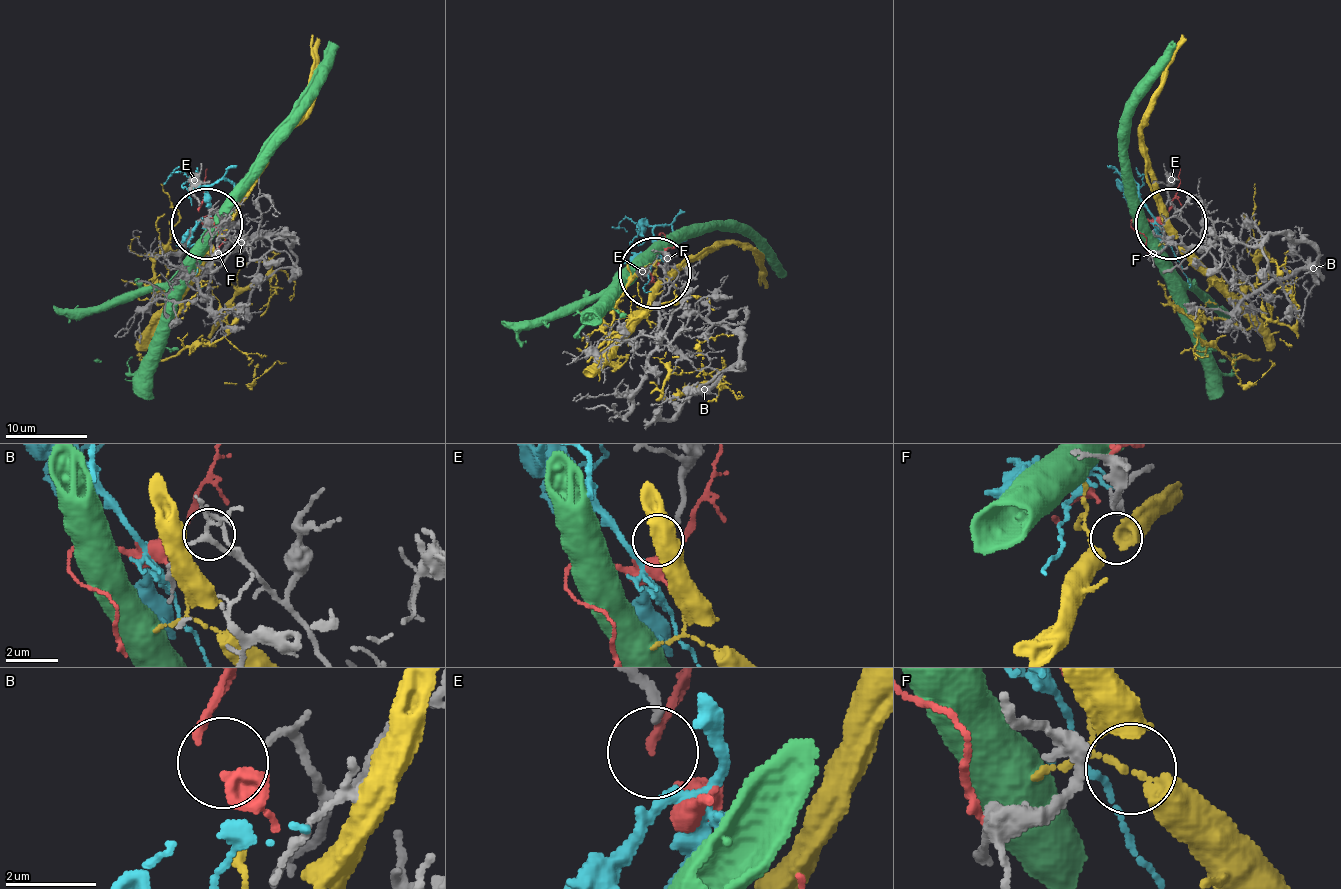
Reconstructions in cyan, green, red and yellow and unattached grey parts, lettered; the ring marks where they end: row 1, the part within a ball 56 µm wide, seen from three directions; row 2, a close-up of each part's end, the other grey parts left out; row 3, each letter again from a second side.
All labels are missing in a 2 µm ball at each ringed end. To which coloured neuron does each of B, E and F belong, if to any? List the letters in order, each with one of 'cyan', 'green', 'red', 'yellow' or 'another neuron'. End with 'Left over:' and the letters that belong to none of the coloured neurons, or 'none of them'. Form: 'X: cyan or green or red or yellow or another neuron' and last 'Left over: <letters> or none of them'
B: another neuron
E: cyan
F: another neuron
Left over: B, F

